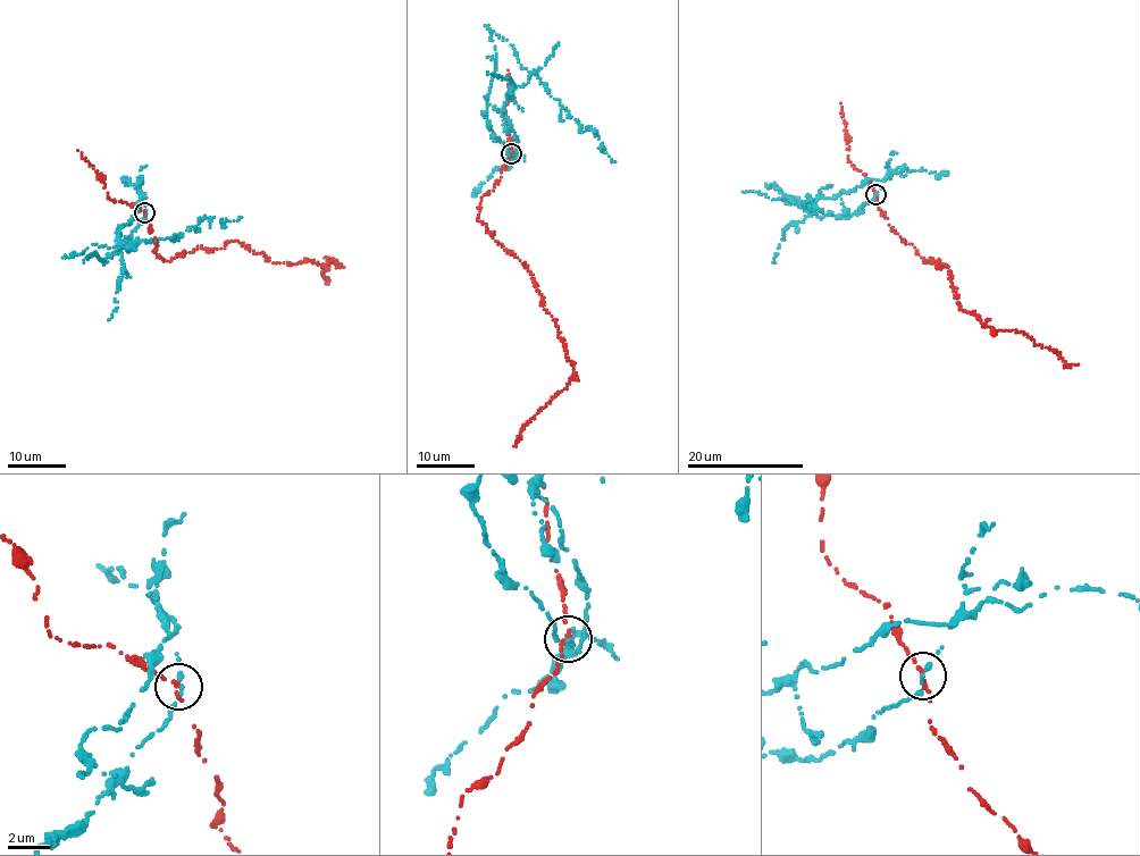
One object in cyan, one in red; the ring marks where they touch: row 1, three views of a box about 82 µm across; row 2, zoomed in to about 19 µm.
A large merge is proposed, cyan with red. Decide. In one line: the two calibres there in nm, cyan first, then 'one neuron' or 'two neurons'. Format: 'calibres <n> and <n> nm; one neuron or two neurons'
calibres 150 and 240 nm; two neurons

